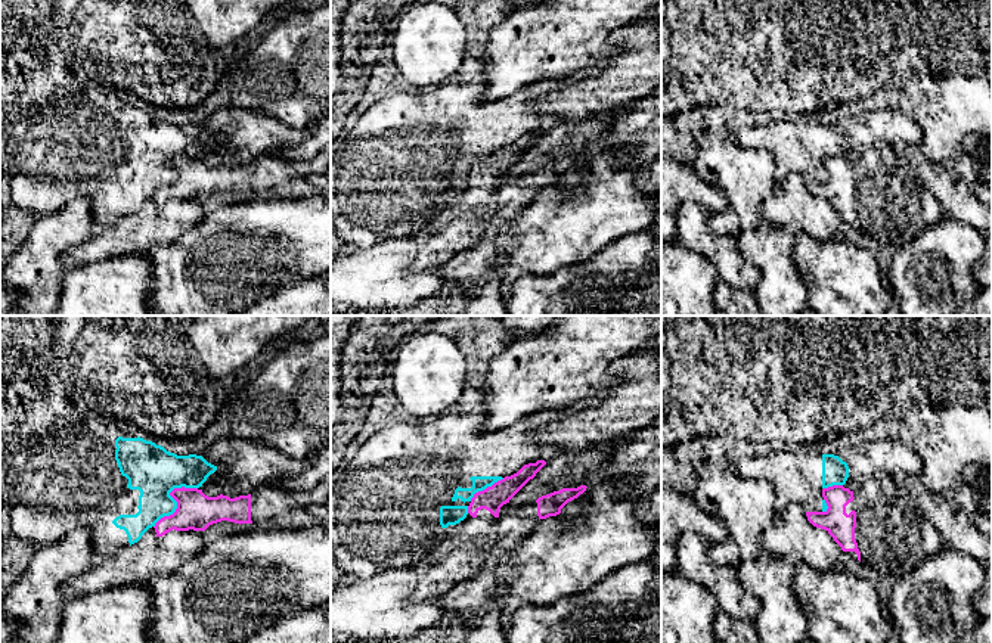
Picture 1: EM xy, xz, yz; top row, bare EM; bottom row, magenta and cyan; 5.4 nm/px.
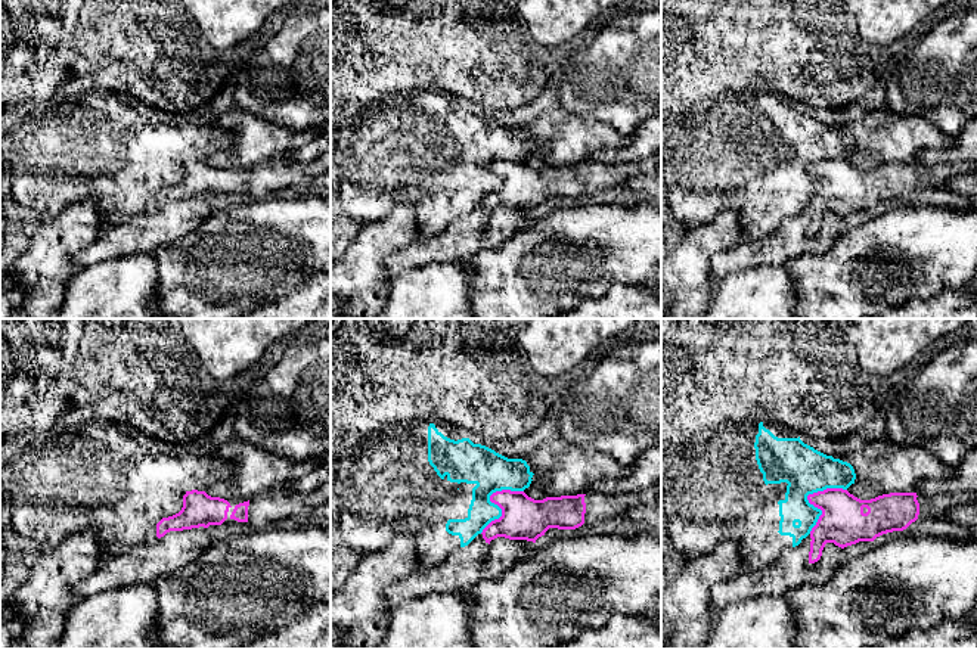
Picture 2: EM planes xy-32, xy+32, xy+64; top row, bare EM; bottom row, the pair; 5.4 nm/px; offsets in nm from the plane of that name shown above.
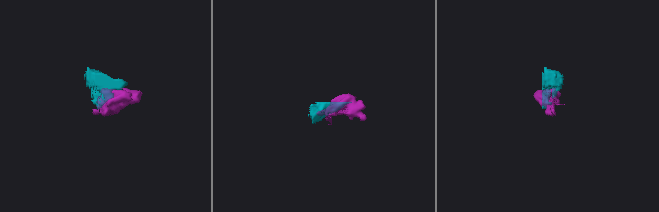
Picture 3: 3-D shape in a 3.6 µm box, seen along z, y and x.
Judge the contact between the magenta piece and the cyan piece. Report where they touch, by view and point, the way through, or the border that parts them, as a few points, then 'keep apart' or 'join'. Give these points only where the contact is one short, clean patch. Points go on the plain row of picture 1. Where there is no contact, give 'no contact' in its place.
xy (174, 168) | along xy (197, 157), (176, 157), (170, 162), (176, 179), (154, 196) | keep apart

